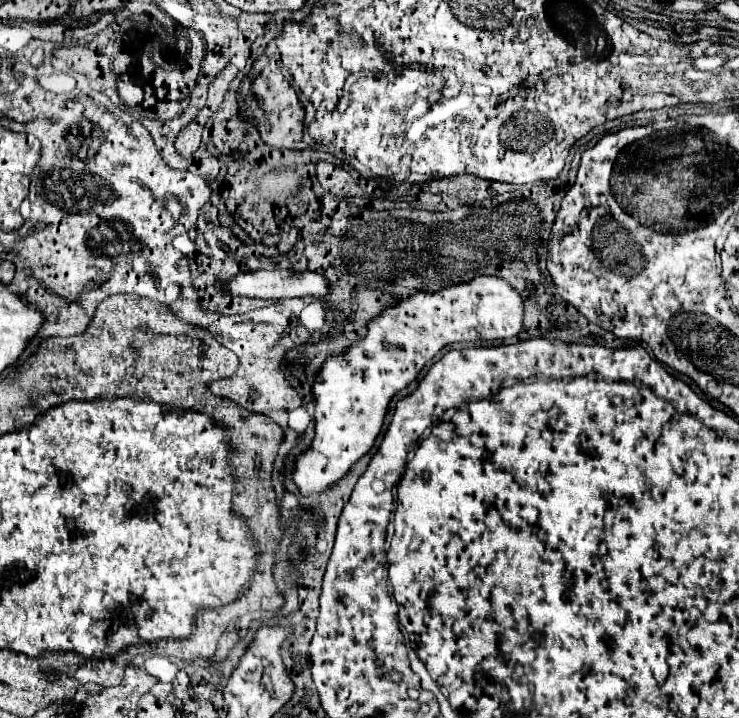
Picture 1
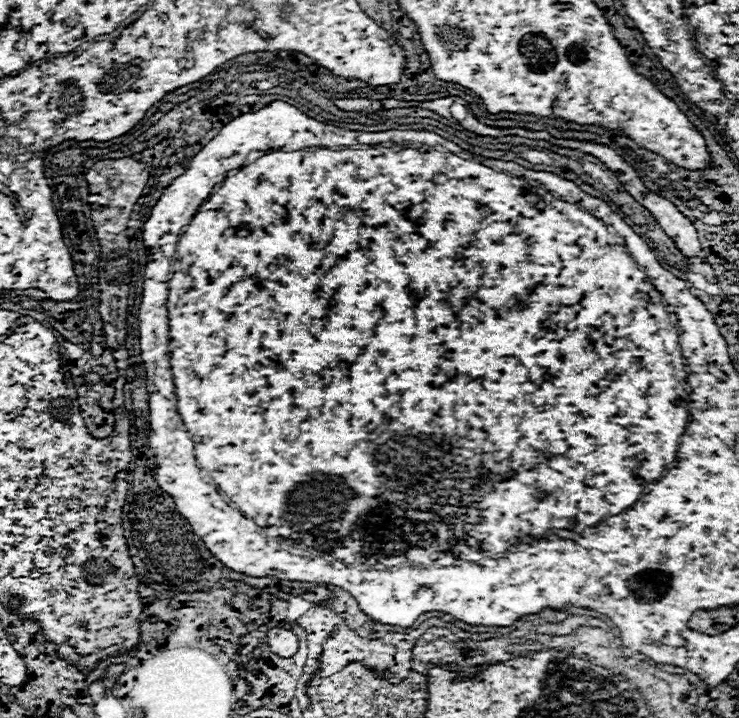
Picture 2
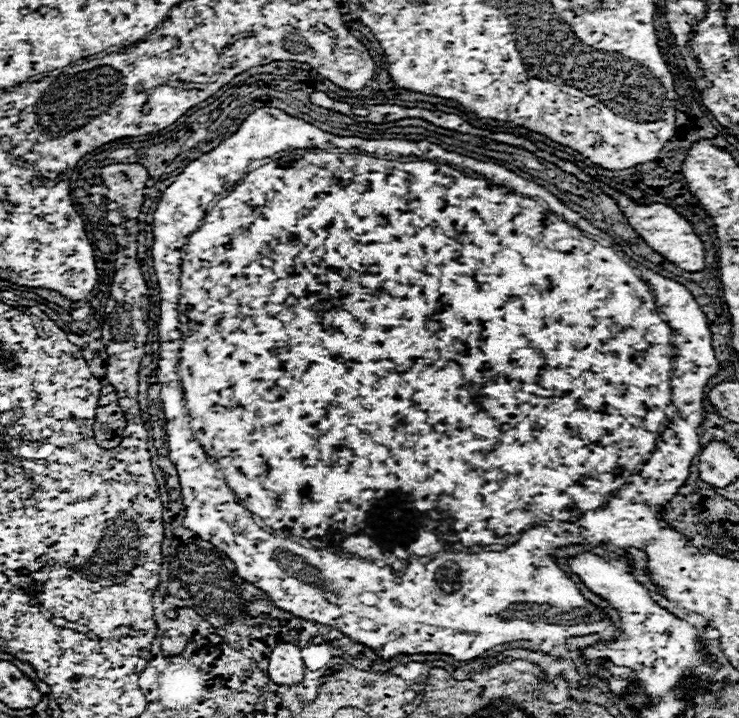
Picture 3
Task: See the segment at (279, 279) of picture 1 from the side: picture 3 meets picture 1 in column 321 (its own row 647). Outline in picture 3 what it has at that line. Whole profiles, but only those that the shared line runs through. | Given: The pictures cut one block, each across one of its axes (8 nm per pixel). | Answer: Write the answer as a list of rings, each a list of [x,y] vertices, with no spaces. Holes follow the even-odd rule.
[[[288,642],[276,644],[268,664],[268,676],[276,684],[298,684],[304,678],[304,662],[300,648]]]

